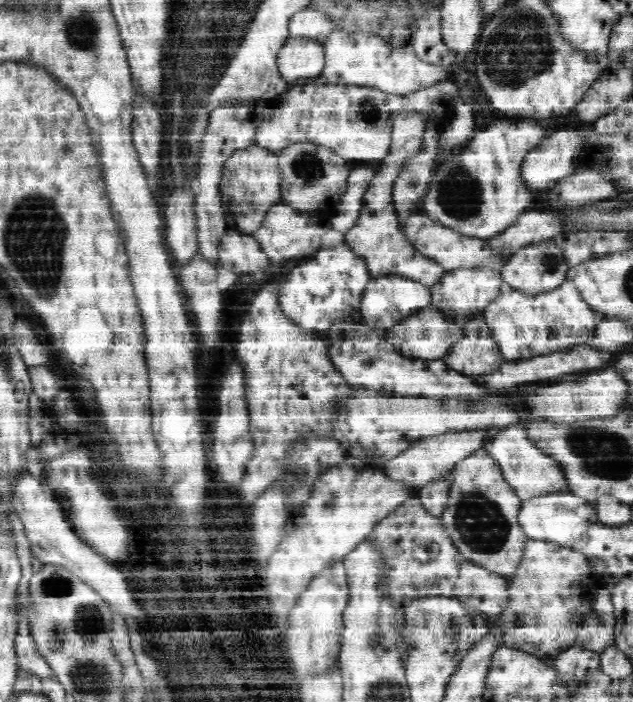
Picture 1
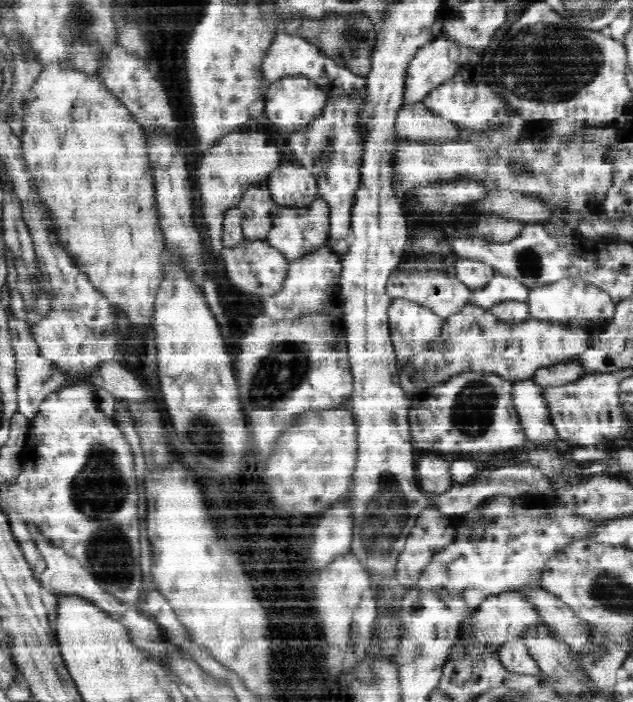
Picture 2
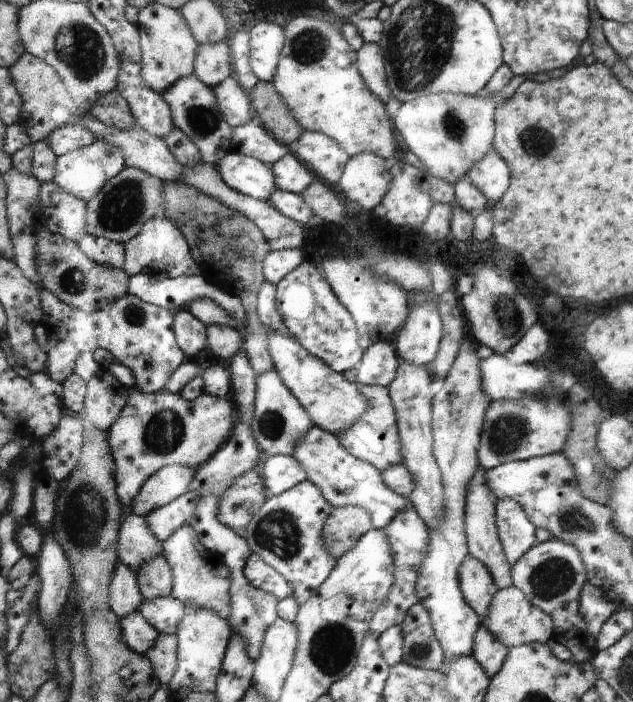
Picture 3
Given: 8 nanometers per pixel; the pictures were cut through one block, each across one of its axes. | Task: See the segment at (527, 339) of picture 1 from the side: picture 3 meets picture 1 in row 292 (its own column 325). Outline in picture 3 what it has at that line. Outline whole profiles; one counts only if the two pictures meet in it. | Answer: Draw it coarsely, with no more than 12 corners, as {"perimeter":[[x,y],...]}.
{"perimeter":[[306,480],[269,497],[248,548],[286,577],[299,606],[337,566],[333,508]]}

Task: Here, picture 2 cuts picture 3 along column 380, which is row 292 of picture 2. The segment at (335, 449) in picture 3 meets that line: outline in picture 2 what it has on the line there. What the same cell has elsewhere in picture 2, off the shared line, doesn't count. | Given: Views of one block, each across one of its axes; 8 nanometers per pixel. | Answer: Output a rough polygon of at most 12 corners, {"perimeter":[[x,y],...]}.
{"perimeter":[[495,273],[472,292],[471,305],[485,309],[500,302],[527,302],[529,289]]}

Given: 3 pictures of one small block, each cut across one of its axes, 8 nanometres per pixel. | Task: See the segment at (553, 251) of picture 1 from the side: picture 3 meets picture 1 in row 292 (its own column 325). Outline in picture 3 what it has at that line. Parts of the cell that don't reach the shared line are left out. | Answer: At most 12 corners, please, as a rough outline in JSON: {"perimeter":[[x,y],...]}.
{"perimeter":[[334,507],[323,536],[340,558],[373,528],[362,507]]}

